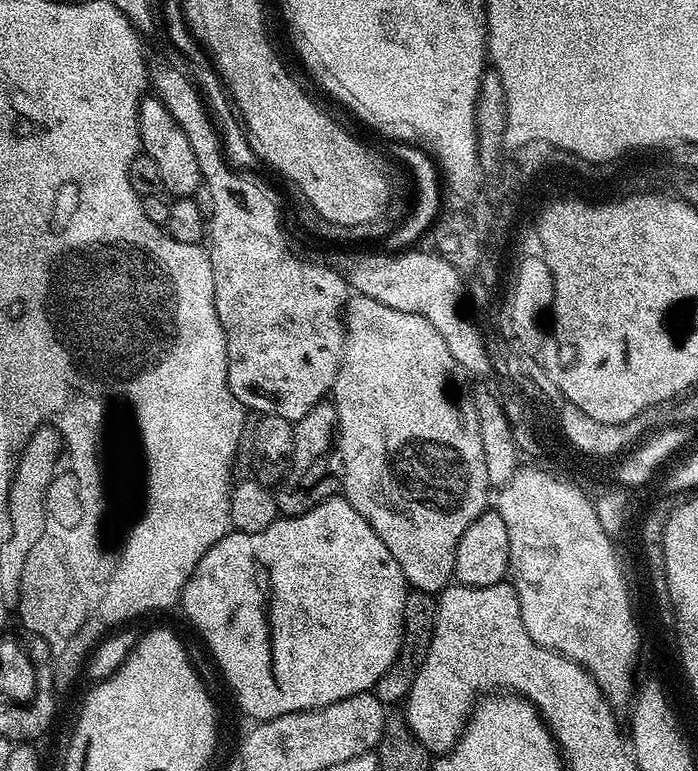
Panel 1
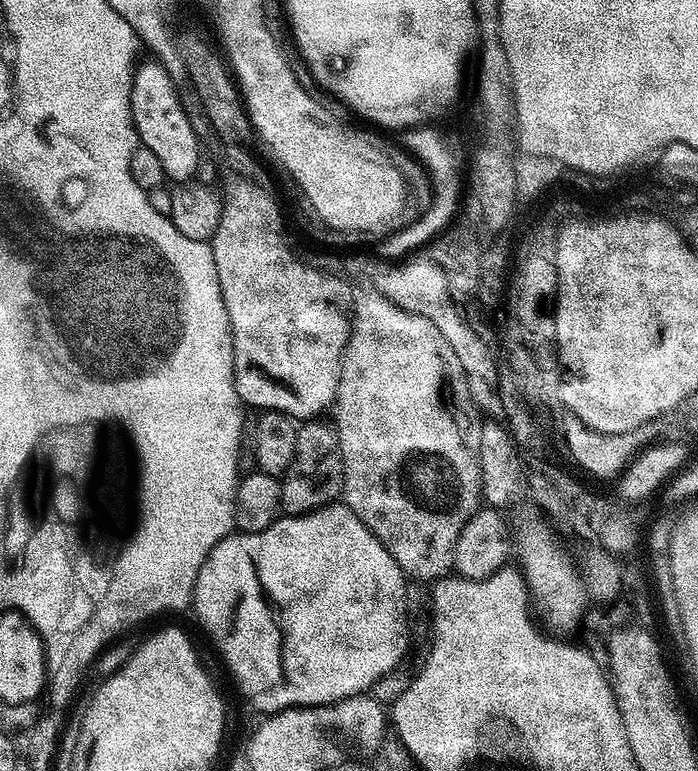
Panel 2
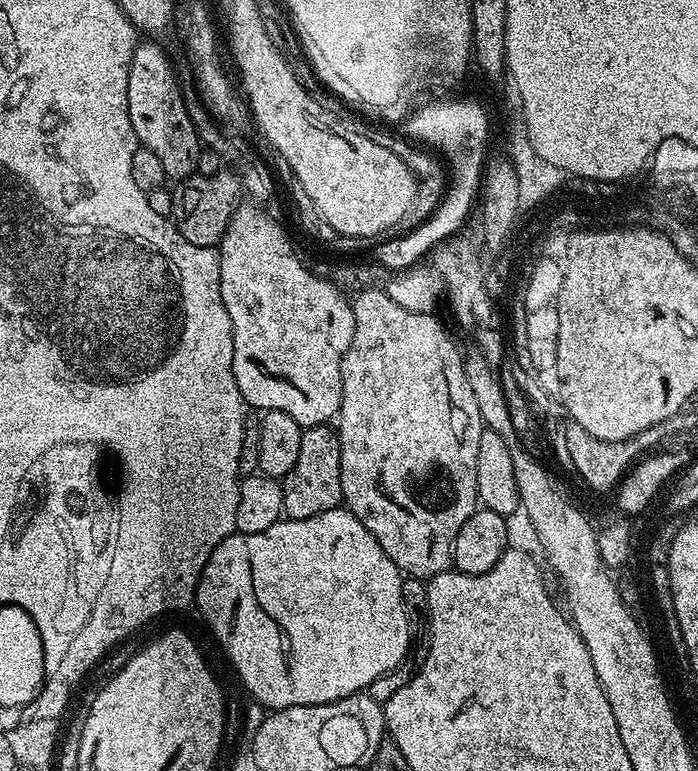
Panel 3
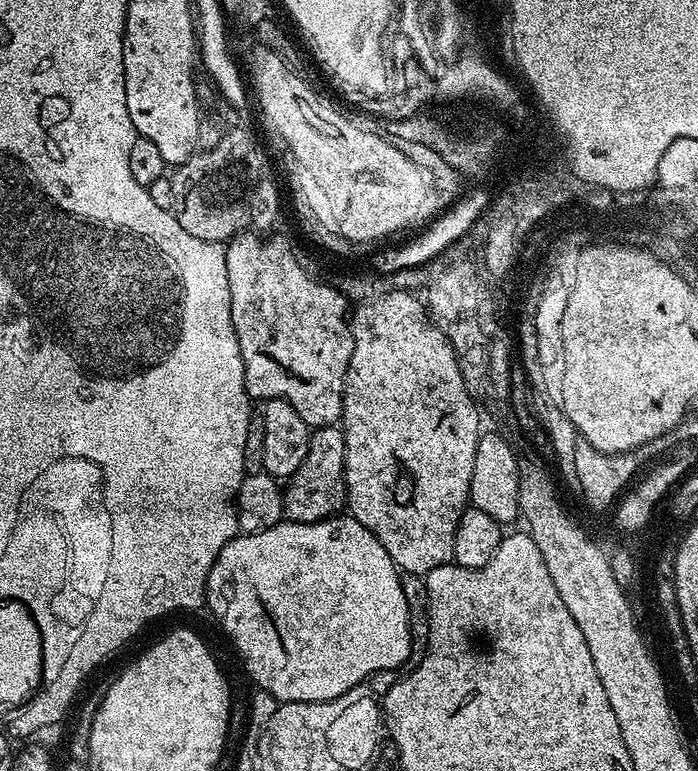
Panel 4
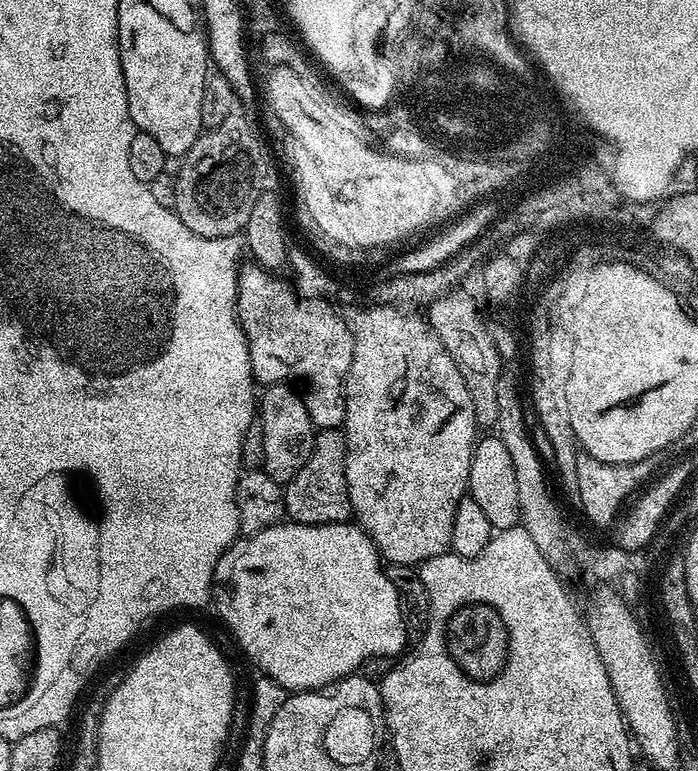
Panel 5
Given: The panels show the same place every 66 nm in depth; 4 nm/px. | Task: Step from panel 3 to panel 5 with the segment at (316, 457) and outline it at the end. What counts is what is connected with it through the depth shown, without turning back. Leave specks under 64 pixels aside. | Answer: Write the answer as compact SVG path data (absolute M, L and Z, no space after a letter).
M321 428L317 431L310 458L306 458L306 466L302 466L302 470L298 470L298 474L294 474L294 478L284 488L284 510L289 521L298 524L343 524L353 515L346 486L347 453L348 444L344 440L343 431L334 428Z

